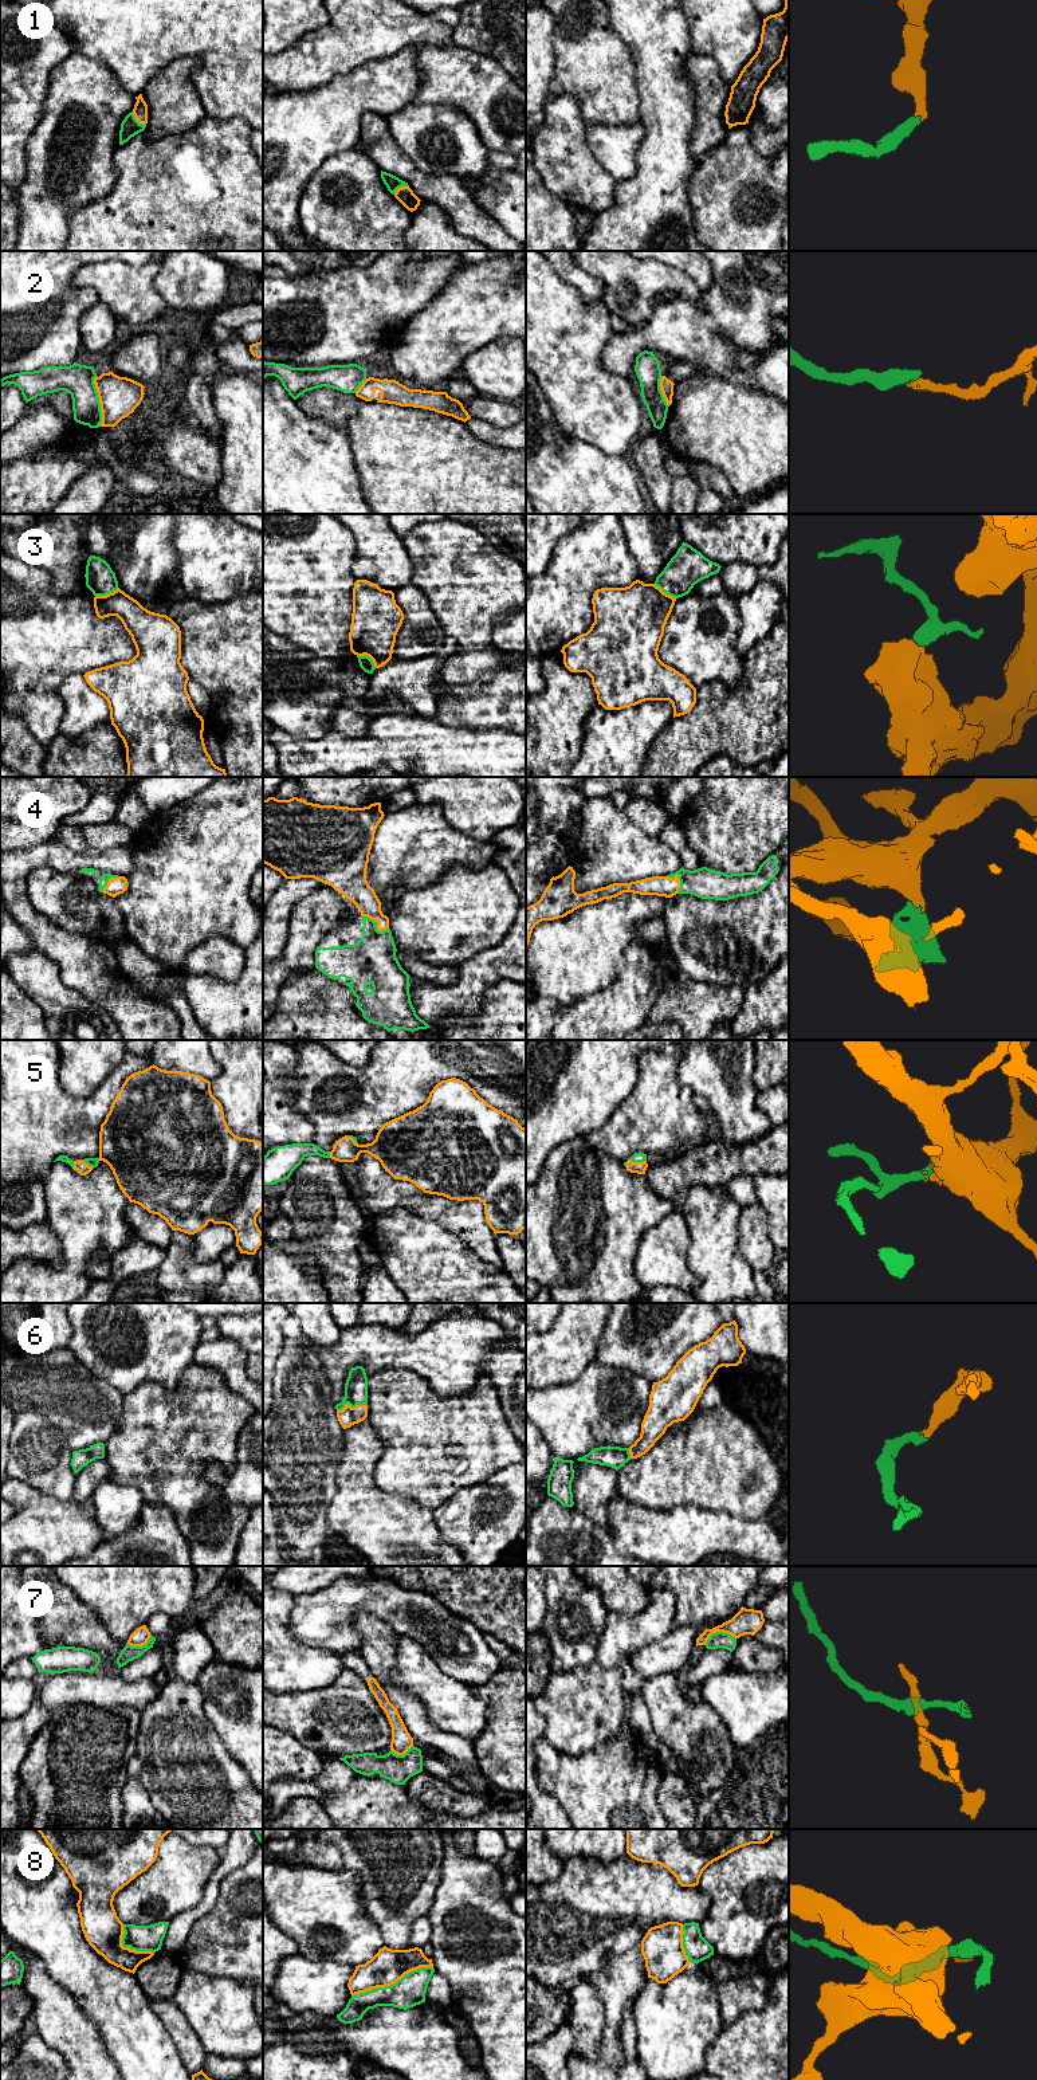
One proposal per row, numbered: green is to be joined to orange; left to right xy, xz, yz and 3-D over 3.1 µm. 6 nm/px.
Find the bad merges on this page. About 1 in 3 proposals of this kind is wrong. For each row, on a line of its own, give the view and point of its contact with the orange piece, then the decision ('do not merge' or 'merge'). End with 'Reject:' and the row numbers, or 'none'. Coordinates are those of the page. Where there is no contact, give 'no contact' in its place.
1: contact xy (137, 120); merge
2: contact xy (99, 401); do not merge
3: contact xy (106, 595); do not merge
4: contact xz (377, 925); merge
5: contact yz (637, 1162); merge
6: contact xz (350, 1407); merge
7: contact yz (718, 1631); do not merge
8: contact xz (392, 1984); do not merge
Reject: 2, 3, 7, 8

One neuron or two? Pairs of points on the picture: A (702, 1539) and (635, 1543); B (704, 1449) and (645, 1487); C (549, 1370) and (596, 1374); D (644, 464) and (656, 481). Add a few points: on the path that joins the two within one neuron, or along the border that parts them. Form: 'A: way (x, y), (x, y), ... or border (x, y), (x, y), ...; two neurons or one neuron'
A: way (686, 1539), (651, 1539); one neuron
B: way (690, 1464), (660, 1479); one neuron
C: border (592, 1361), (573, 1381), (552, 1385); two neurons
D: way (648, 469), (655, 477); one neuron

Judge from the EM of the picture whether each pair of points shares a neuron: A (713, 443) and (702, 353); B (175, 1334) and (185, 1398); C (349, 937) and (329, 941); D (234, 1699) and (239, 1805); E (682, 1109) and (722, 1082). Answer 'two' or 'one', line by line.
A: two
B: two
C: one
D: two
E: two

